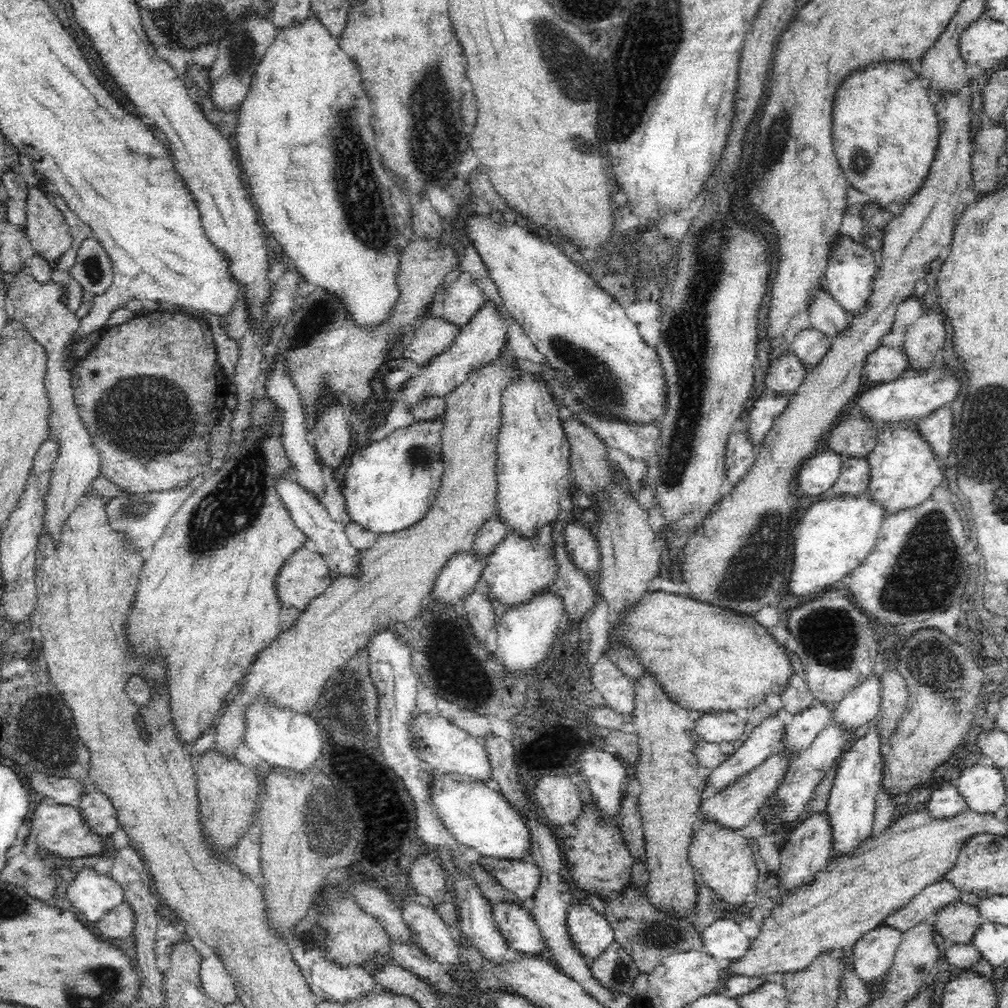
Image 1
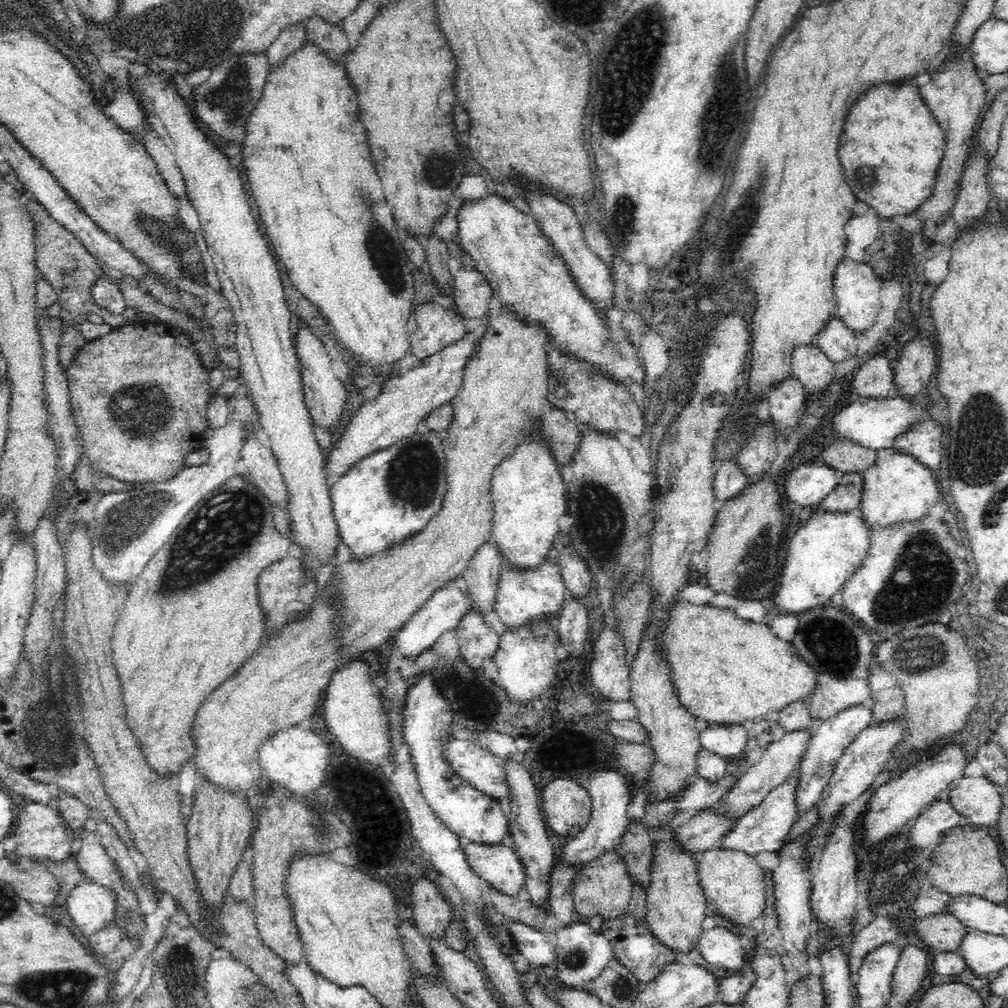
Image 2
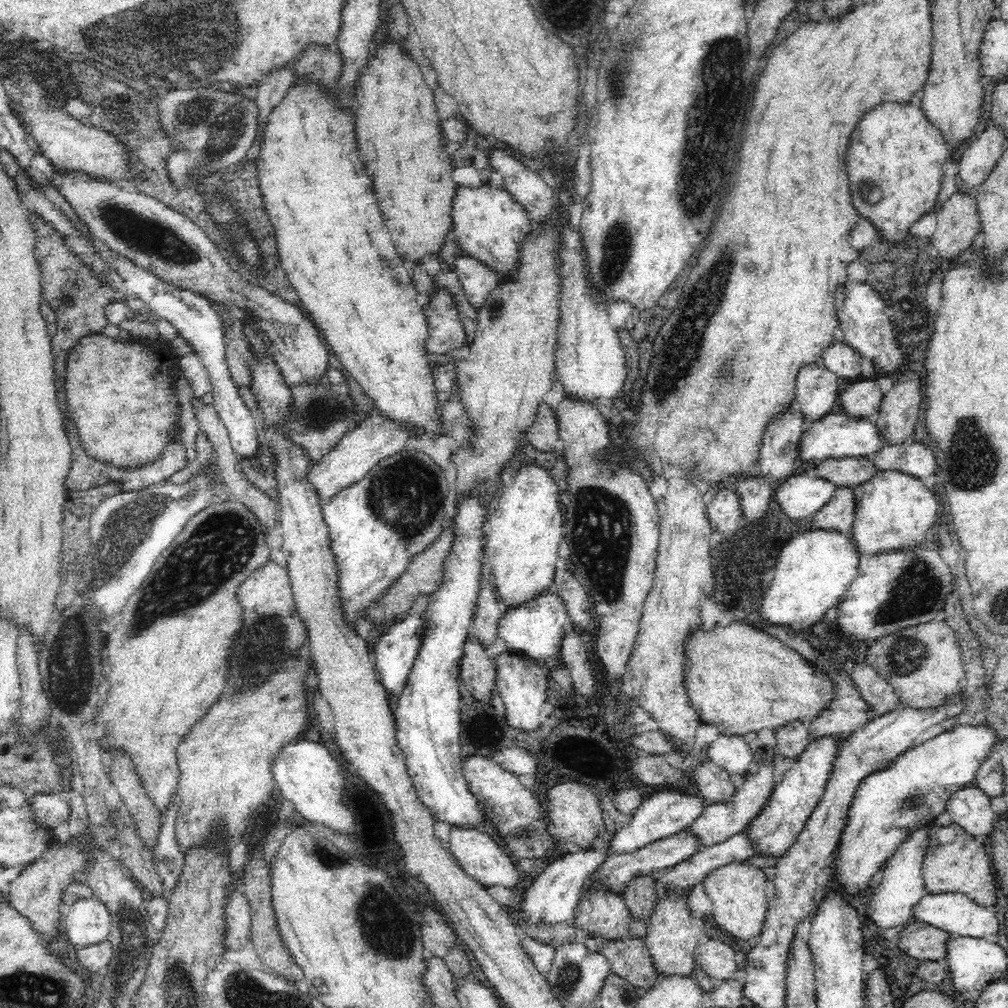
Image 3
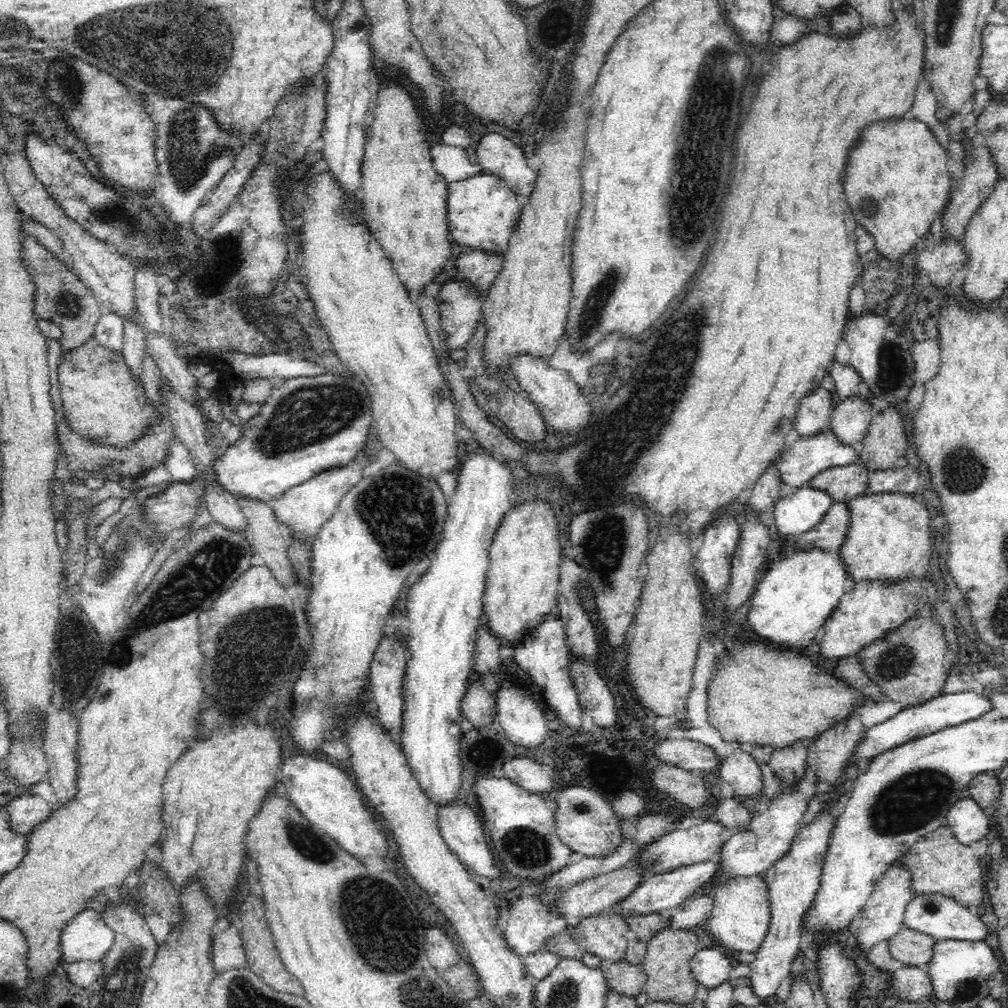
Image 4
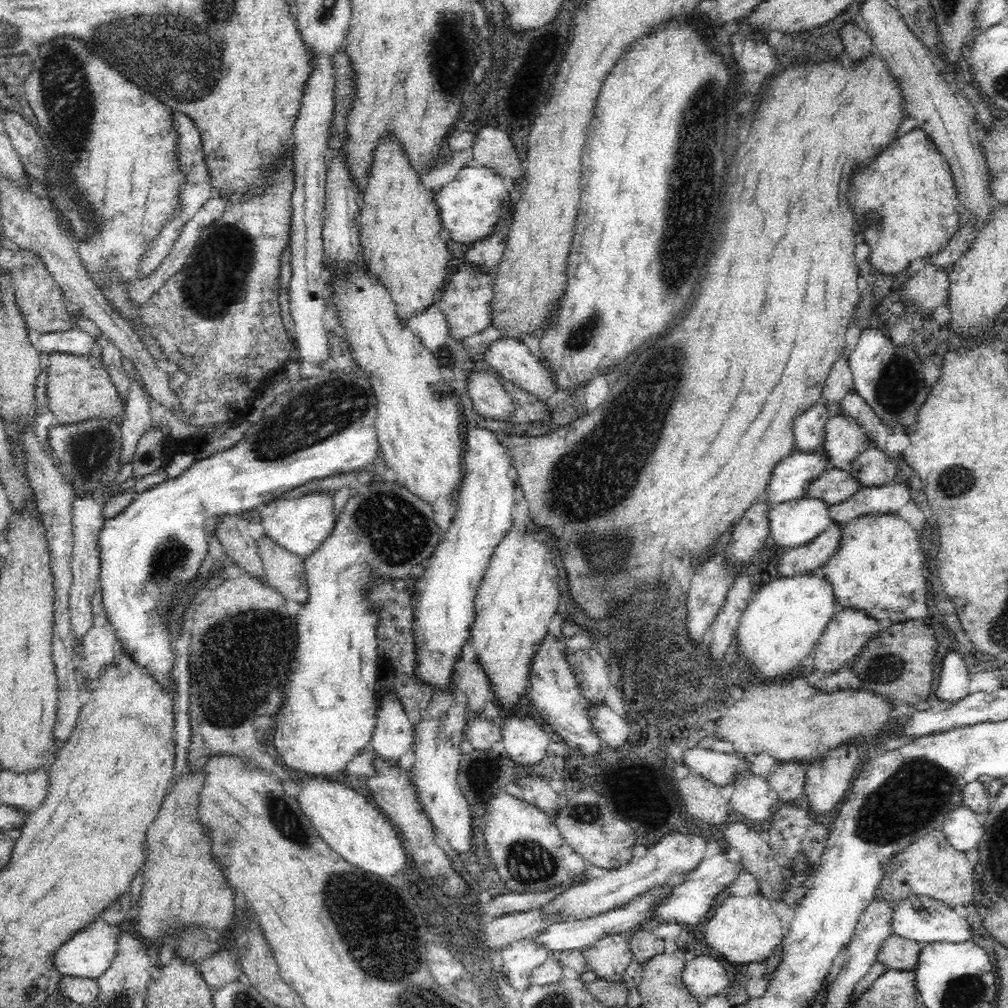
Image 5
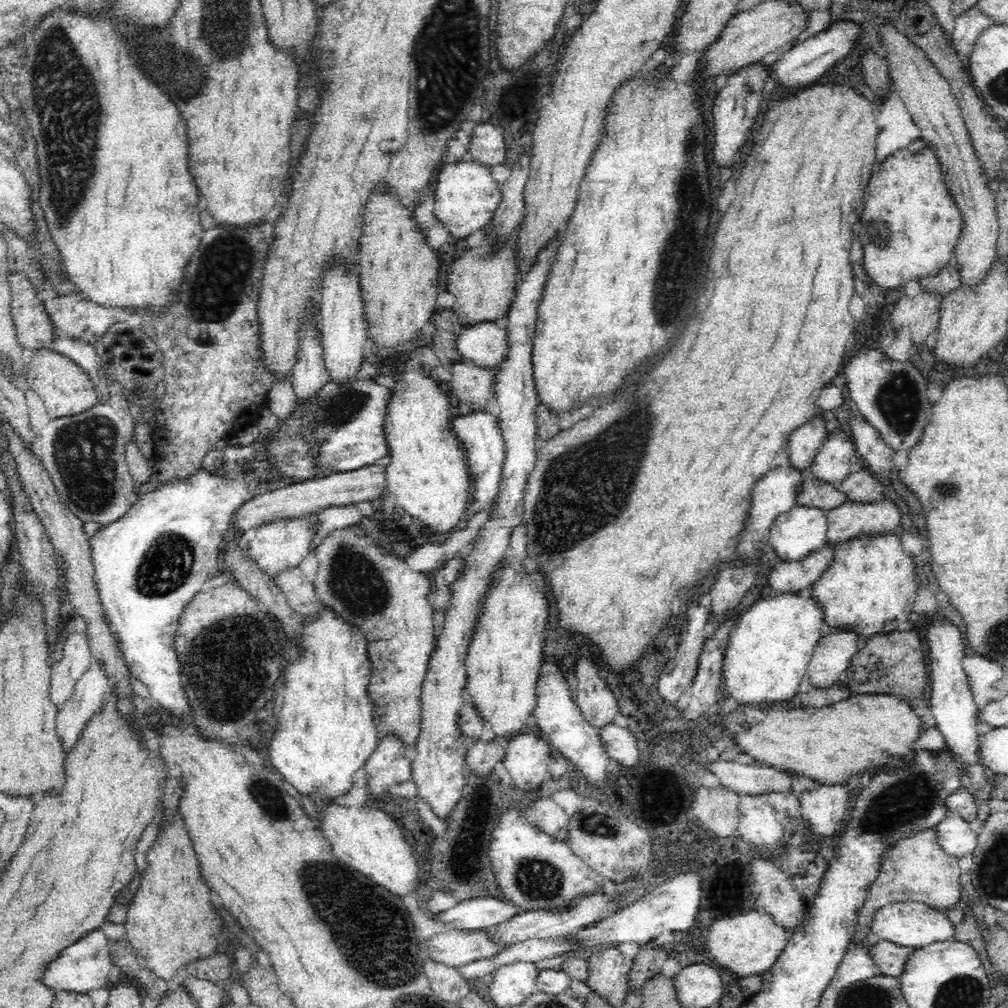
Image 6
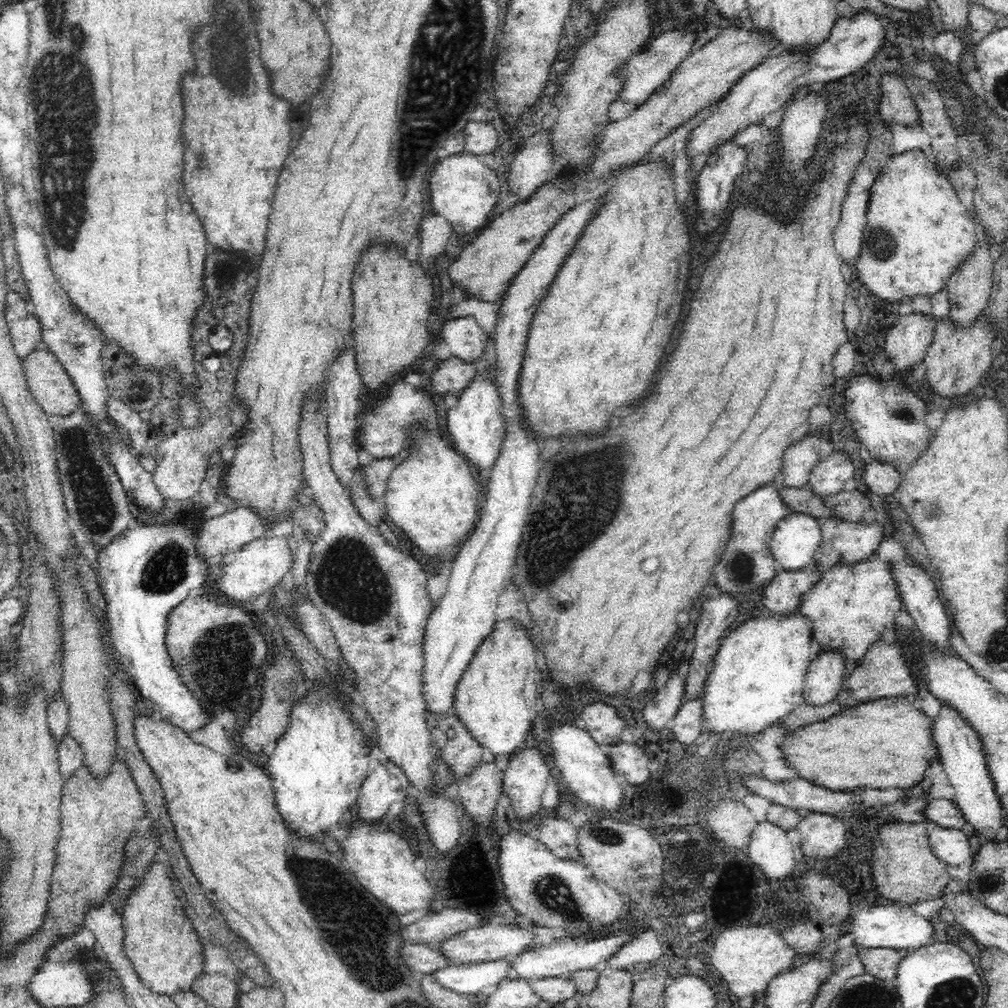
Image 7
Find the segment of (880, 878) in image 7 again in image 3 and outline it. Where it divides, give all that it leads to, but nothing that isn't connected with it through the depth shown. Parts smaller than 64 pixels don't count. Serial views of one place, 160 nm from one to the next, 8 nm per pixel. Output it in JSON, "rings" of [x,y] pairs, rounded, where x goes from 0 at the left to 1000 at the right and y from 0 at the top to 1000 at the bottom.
{"rings":[[[946,815],[939,819],[929,818],[927,823],[923,823],[923,837],[916,855],[916,872],[921,886],[952,886],[977,900],[990,895],[988,887],[991,875],[984,861],[981,839],[974,833],[970,835],[968,830]]]}

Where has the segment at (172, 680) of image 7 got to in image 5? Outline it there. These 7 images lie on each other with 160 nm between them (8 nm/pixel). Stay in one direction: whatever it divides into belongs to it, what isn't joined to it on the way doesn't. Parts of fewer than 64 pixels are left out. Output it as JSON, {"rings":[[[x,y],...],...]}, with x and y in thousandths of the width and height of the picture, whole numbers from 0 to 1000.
{"rings":[[[327,368],[327,371],[317,371],[317,373],[304,375],[304,377],[300,376],[300,379],[289,381],[284,389],[276,391],[276,393],[272,395],[272,399],[262,407],[259,417],[247,420],[247,424],[244,426],[244,431],[242,431],[240,437],[236,437],[234,440],[231,440],[224,446],[195,456],[188,462],[188,465],[187,465],[186,468],[179,470],[177,474],[167,475],[140,489],[134,490],[134,495],[131,497],[131,500],[129,500],[123,508],[120,508],[117,512],[113,512],[113,514],[104,516],[103,522],[101,522],[97,532],[97,543],[99,543],[98,575],[101,585],[102,603],[106,613],[109,614],[109,618],[113,620],[115,630],[117,630],[121,643],[125,643],[132,649],[138,661],[143,661],[151,666],[152,669],[157,672],[157,676],[159,676],[161,680],[171,681],[171,665],[174,663],[173,657],[175,651],[174,647],[172,647],[171,640],[169,640],[169,633],[171,633],[171,630],[165,626],[163,616],[163,609],[166,609],[167,607],[167,597],[170,596],[168,591],[177,578],[187,577],[194,572],[203,554],[207,555],[206,538],[208,538],[209,530],[212,530],[214,517],[219,510],[239,510],[242,507],[249,506],[252,502],[258,502],[258,500],[265,500],[278,494],[291,492],[298,487],[319,485],[332,490],[332,488],[341,481],[355,484],[359,479],[368,479],[371,474],[373,474],[366,467],[349,467],[355,463],[367,461],[375,450],[376,438],[372,424],[373,404],[374,397],[369,382],[363,375],[357,375],[357,373],[351,370]]]}

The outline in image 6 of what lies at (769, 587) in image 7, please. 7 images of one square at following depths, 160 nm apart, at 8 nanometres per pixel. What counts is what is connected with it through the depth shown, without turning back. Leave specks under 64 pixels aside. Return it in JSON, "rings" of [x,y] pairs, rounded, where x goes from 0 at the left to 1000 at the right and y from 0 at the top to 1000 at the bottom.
{"rings":[[[820,538],[796,554],[776,557],[766,556],[762,578],[771,586],[795,586],[810,577],[823,562],[829,542]]]}

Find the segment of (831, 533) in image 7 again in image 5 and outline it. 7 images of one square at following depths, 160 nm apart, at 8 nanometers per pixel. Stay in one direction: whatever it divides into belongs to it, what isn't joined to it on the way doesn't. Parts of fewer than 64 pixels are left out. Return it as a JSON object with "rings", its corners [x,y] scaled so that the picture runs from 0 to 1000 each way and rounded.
{"rings":[[[885,476],[874,481],[855,481],[839,498],[824,504],[825,517],[838,521],[854,510],[891,508],[903,495],[904,486],[899,478]]]}

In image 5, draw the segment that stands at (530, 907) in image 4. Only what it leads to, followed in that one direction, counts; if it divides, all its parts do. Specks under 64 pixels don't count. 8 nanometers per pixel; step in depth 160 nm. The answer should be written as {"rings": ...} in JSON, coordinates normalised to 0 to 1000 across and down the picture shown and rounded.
{"rings":[[[533,930],[505,935],[497,942],[498,966],[508,980],[520,983],[526,974],[524,967],[529,960],[544,950],[544,939]]]}

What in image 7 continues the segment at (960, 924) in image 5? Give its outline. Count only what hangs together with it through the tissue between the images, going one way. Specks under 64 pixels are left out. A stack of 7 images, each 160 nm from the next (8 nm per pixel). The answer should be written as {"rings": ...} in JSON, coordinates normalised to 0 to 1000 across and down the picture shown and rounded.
{"rings":[[[895,897],[863,898],[861,903],[853,903],[840,910],[843,921],[836,920],[835,929],[843,928],[847,936],[860,941],[863,939],[879,939],[886,941],[913,940],[927,936],[929,921],[921,911],[911,909],[905,899]]]}

